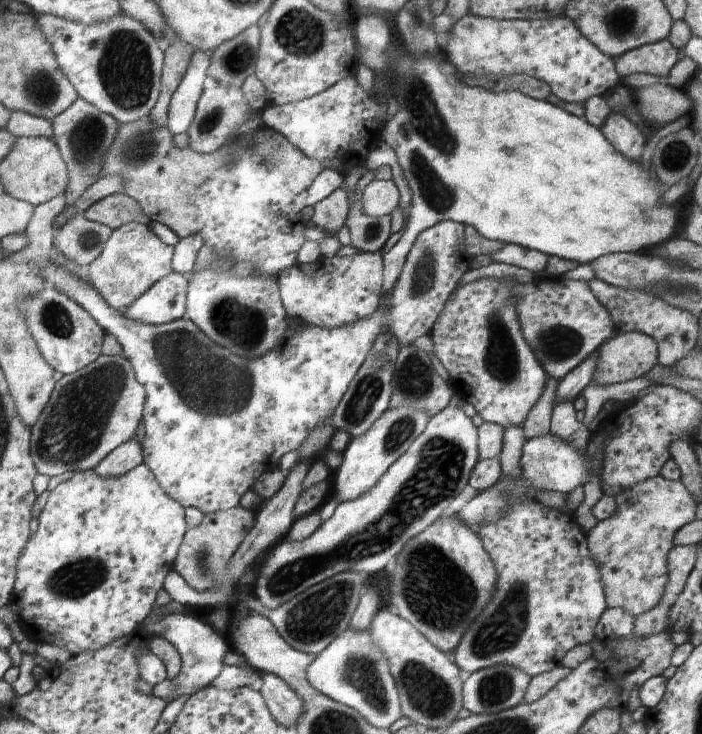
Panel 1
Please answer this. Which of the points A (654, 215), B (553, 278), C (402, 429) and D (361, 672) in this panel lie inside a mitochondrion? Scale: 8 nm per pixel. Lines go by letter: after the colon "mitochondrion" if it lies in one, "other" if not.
A: other
B: other
C: mitochondrion
D: mitochondrion

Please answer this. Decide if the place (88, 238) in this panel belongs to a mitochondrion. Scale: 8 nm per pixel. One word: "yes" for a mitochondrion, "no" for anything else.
yes

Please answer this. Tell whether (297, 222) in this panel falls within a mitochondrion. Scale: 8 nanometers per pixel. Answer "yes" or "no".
no

